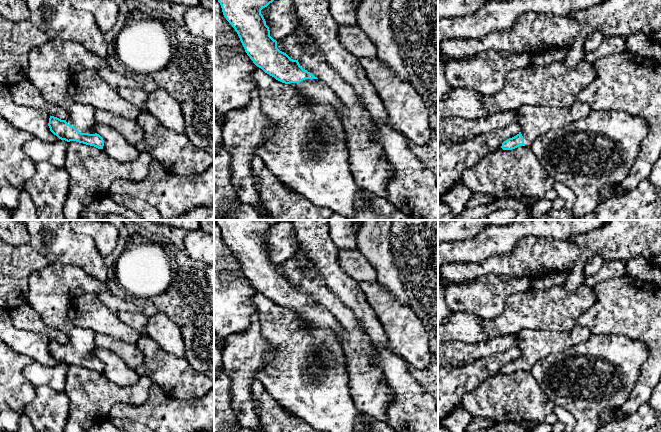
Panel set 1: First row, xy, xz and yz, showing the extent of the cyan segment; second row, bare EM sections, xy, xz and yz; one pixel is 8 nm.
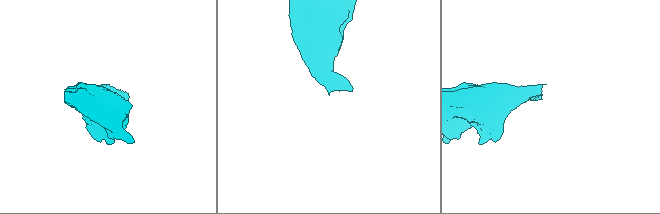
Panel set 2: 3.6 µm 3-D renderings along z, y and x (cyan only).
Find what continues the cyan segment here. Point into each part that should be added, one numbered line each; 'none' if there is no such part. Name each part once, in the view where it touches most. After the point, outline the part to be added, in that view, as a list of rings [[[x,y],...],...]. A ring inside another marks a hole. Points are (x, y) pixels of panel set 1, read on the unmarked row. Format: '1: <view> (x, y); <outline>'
1: xy (50, 290); [[[48,264],[28,277],[27,302],[51,328],[69,336],[66,346],[81,357],[95,358],[96,333],[70,322],[70,301],[85,293],[99,294],[109,288],[105,283],[86,274],[80,267]]]

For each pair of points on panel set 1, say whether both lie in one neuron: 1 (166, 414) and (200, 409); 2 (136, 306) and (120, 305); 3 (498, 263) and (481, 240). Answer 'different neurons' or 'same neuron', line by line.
1: same neuron
2: same neuron
3: different neurons

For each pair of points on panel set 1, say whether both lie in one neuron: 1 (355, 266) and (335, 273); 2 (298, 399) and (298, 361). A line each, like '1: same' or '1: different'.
1: different
2: same

